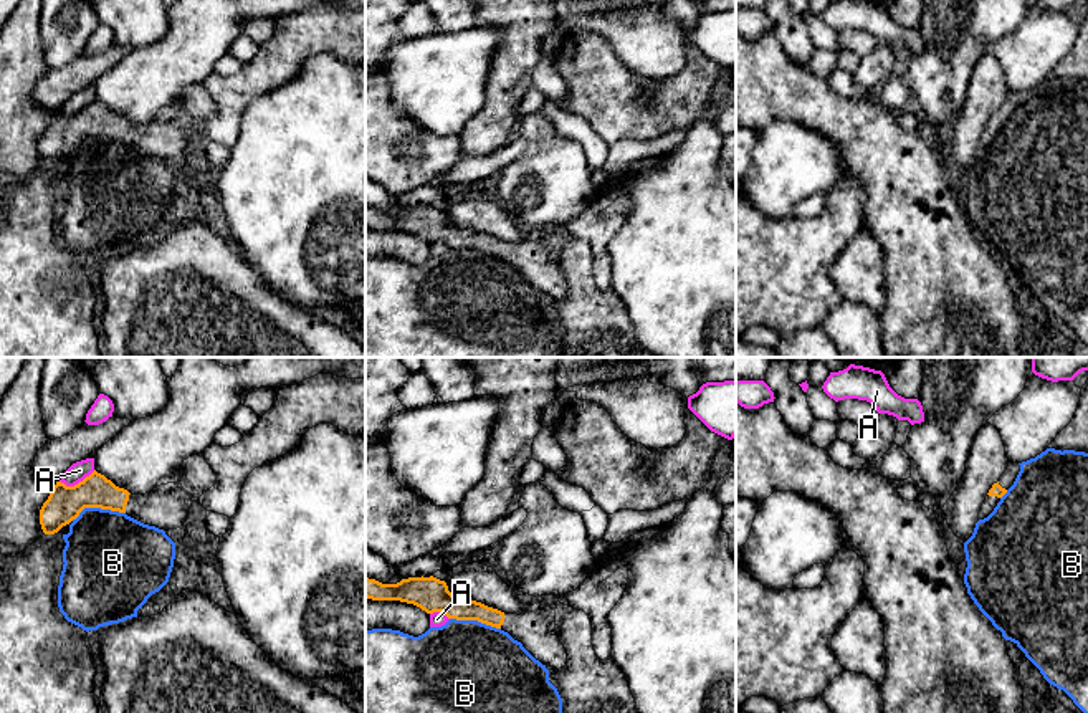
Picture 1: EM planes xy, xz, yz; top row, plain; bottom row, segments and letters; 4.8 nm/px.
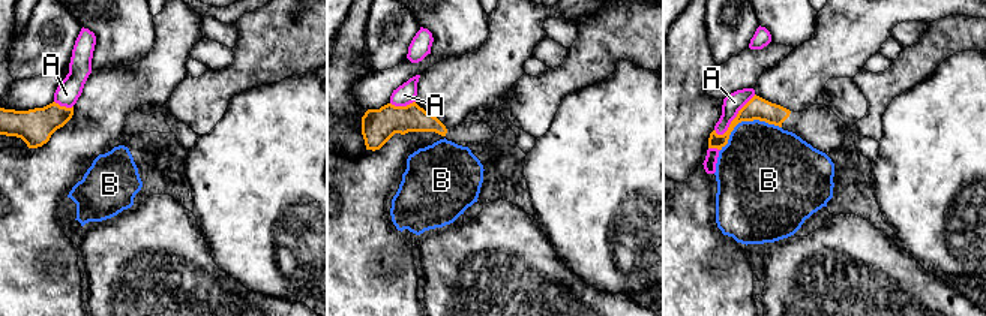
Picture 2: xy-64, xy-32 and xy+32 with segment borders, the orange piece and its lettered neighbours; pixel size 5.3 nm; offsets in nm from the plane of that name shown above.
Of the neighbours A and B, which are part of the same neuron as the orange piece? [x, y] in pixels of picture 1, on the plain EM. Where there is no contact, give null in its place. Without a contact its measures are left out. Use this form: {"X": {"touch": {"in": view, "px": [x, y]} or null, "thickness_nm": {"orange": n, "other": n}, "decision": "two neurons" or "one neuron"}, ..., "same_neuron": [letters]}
{"A": {"touch": {"in": "xy", "px": [78, 113]}, "thickness_nm": {"orange": 170, "other": 90}, "decision": "two neurons"}, "B": {"touch": {"in": "xy", "px": [98, 136]}, "thickness_nm": {"orange": 170, "other": 440}, "decision": "two neurons"}, "same_neuron": []}

